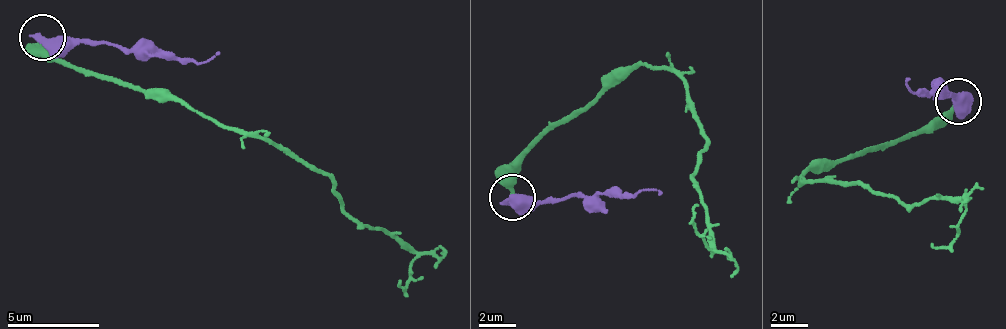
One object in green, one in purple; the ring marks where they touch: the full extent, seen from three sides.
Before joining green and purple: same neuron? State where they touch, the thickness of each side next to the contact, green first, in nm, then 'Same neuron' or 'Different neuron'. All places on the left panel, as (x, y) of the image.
Place: (42, 37). Thickness 280 nm (green) against 500 nm. Different neuron

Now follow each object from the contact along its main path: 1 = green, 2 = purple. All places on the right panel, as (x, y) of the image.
1: (960, 103), (888, 142), (815, 160), (799, 180), (911, 206), (959, 198), (961, 227), (944, 247), (930, 243)
2: (960, 103), (916, 88), (915, 94), (904, 79)

